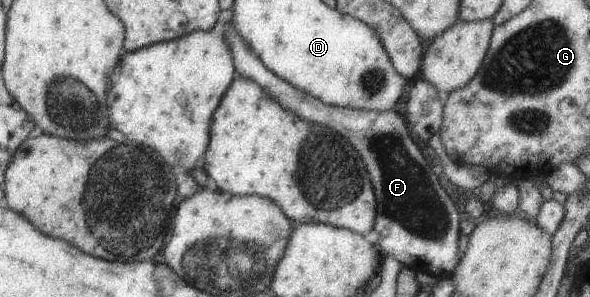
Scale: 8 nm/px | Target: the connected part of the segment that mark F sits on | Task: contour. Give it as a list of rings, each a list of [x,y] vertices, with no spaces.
[[[231,22],[225,30],[225,37],[231,48],[237,73],[255,81],[269,96],[301,119],[323,123],[339,131],[359,151],[373,181],[377,200],[374,229],[380,237],[376,246],[383,255],[393,254],[403,266],[410,266],[417,272],[427,271],[436,278],[441,275],[453,276],[462,258],[457,241],[462,235],[459,223],[464,215],[457,211],[453,199],[431,170],[432,165],[429,165],[419,145],[413,140],[406,116],[394,109],[380,112],[323,103],[267,69]]]

